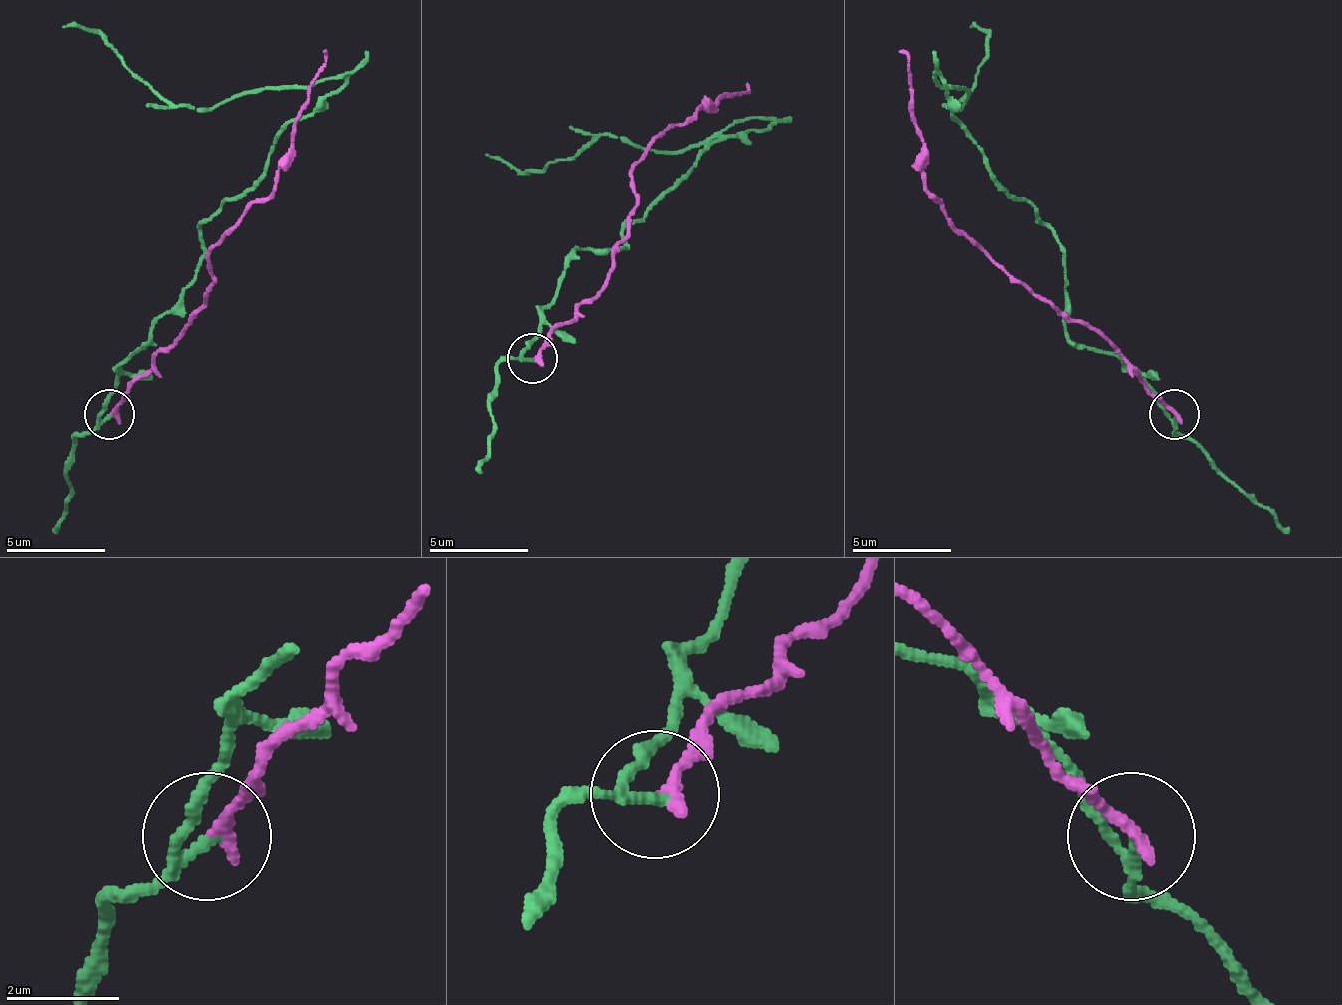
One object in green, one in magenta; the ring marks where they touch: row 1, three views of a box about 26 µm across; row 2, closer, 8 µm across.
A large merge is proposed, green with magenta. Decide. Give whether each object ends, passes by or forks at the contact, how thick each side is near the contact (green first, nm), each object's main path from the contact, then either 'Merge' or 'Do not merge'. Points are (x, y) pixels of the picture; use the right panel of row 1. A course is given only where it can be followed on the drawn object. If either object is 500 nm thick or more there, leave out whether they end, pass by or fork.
At the ring green passes by. At the ring magenta ends. Thickness 160 nm (green) against 240 nm. Course of green: (1173, 415), (1069, 336), (1054, 232), (989, 172), (934, 77), (969, 92), (949, 107), (984, 58), (969, 28). Course of magenta: (1173, 415), (1103, 336), (1064, 321), (979, 251), (954, 227), (924, 187), (910, 58), (900, 53). Do not merge

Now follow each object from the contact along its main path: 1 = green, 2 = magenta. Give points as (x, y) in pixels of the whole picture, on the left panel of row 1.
1: (111, 415), (116, 371), (195, 276), (200, 232), (344, 82), (175, 107), (96, 33), (61, 28)
2: (111, 415), (180, 336), (215, 281), (210, 251), (275, 187), (324, 53)

